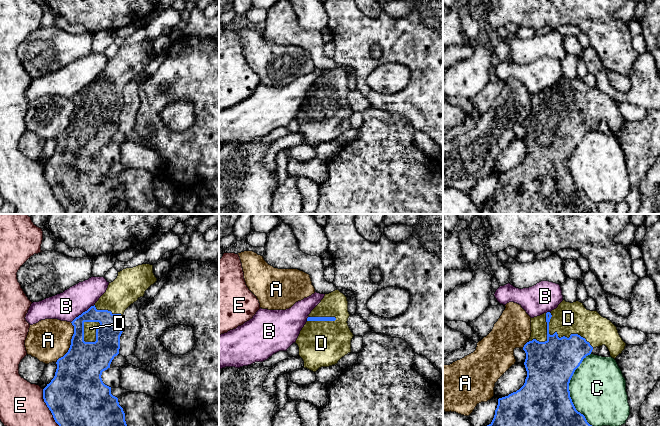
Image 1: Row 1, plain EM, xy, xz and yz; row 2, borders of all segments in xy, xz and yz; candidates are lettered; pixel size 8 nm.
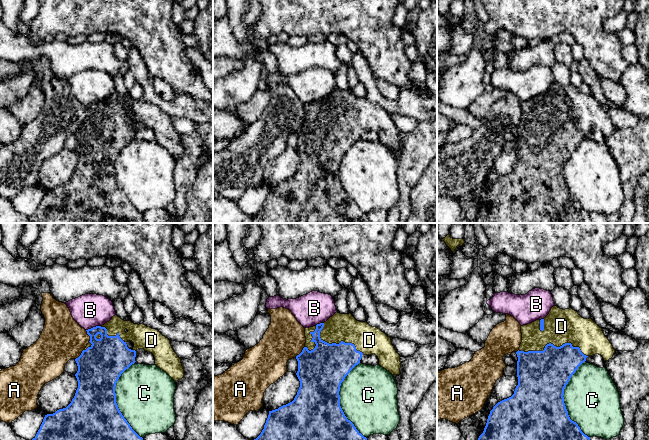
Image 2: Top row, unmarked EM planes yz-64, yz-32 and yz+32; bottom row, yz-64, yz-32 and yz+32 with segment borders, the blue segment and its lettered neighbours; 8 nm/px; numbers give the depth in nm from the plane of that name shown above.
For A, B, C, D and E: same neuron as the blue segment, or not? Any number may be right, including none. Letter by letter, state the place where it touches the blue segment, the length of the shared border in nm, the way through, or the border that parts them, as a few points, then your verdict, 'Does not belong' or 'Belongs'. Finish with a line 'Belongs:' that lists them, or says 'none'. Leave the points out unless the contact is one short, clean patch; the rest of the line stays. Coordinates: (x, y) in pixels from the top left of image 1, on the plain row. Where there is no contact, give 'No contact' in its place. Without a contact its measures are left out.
A: Touches blue at xy (71, 119). Shared border 340 nm. Does not belong
B: Touches blue at xy (83, 88). Shared border 240 nm. Boundary: xy (94, 80), (71, 98). Does not belong
C: Touches blue at yz (569, 168). Shared border 600 nm. Does not belong
D: Touches blue at yz (558, 113). Shared border 500 nm. Belongs
E: Touches blue at xy (51, 188). Shared border 440 nm. Does not belong
Belongs: D

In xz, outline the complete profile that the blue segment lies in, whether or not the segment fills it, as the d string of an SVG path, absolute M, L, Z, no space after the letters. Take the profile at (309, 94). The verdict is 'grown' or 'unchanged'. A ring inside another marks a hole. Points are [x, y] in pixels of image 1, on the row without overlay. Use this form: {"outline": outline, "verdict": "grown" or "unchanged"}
{"outline": "M338 65L325 70L321 78L308 91L307 98L296 116L299 132L304 137L304 144L316 148L321 143L329 143L351 128L353 109L348 102L347 73Z", "verdict": "grown"}

